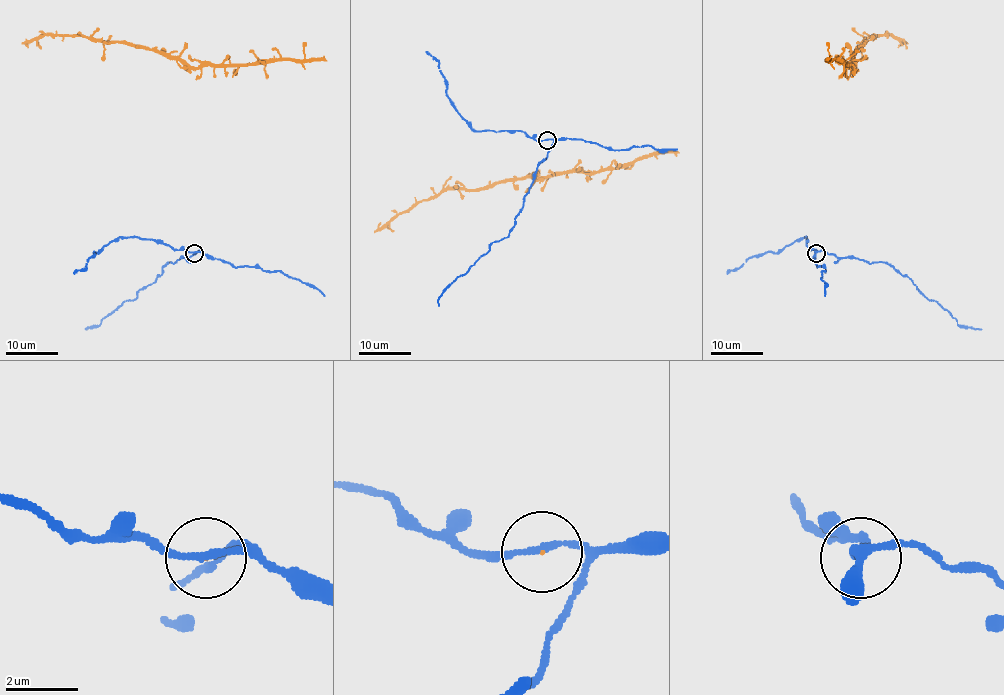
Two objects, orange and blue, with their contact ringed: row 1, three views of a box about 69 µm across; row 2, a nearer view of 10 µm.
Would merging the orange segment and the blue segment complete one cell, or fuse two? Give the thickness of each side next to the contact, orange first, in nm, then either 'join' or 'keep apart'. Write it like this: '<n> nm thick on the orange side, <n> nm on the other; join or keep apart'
20 nm thick on the orange side, 170 nm on the other; join

